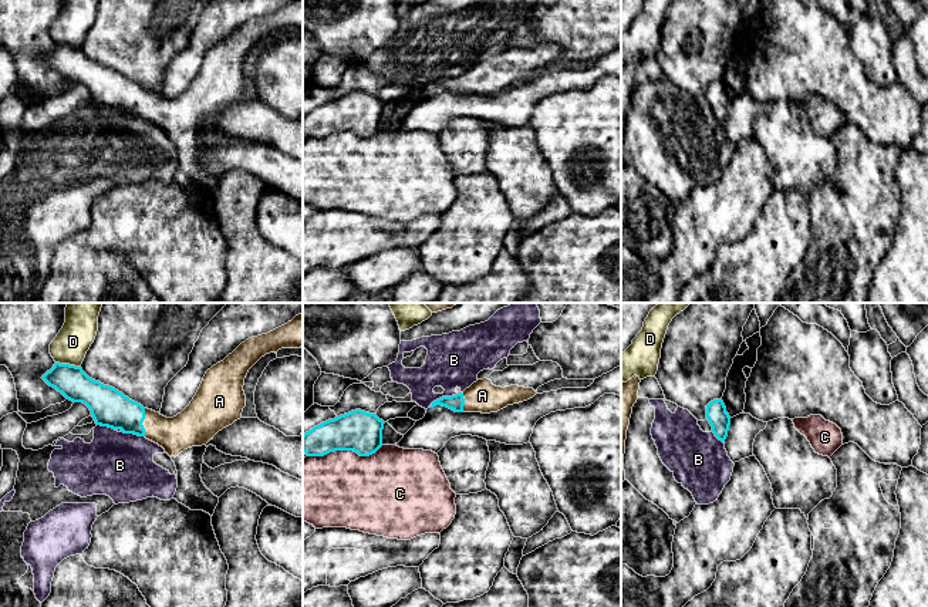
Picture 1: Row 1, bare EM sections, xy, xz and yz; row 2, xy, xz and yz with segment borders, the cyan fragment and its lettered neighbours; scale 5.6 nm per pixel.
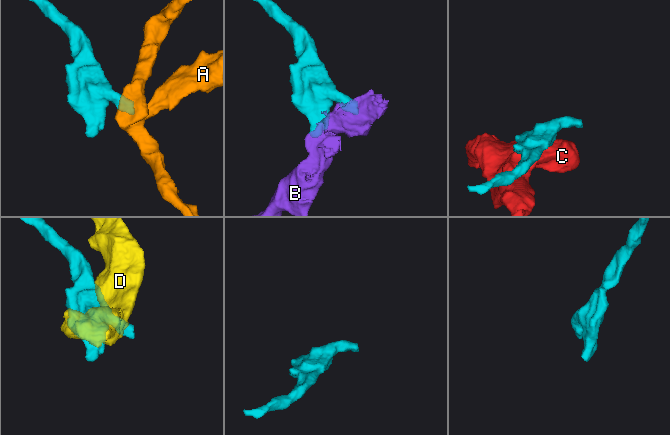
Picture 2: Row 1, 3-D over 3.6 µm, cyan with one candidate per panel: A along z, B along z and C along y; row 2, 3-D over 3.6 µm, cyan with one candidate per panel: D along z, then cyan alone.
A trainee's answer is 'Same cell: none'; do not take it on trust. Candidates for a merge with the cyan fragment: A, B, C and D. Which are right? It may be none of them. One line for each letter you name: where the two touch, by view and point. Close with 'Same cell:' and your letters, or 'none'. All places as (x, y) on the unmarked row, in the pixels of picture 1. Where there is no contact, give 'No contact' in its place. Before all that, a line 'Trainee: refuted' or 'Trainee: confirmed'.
Trainee: refuted
A: Touches cyan at xy (142, 103)
Same cell: A

